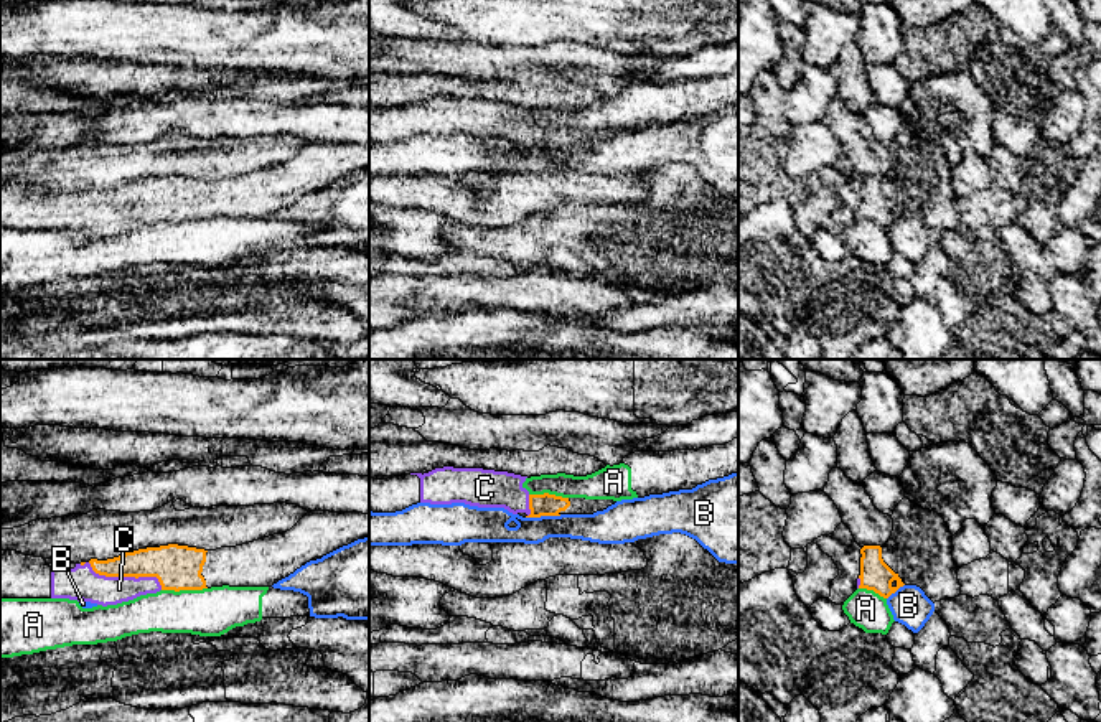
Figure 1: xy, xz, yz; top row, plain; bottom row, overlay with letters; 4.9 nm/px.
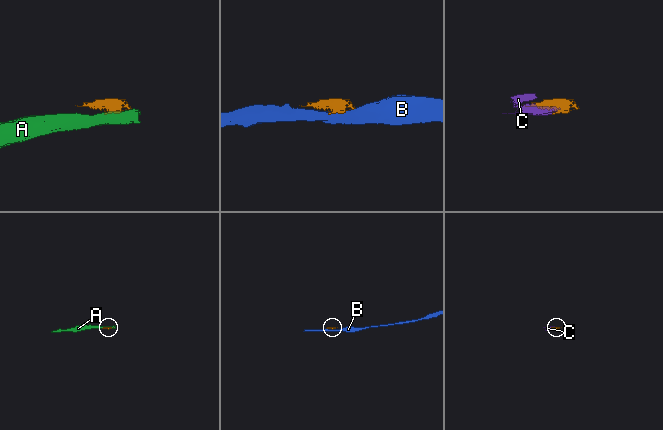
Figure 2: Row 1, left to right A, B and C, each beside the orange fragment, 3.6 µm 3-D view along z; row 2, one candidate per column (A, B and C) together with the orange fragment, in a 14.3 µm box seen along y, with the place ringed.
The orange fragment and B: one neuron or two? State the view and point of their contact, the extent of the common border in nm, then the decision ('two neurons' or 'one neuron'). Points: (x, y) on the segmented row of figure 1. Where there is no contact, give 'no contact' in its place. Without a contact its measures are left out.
xz (543, 515) | 180 nm | two neurons

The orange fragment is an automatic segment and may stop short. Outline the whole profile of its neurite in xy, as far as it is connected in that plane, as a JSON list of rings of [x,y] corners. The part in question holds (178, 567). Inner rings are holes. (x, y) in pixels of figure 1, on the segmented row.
[[[312,511],[287,532],[216,551],[168,544],[81,564],[0,551],[0,598],[69,598],[107,607],[160,590],[272,587],[307,562],[364,537],[369,537],[369,514]]]

